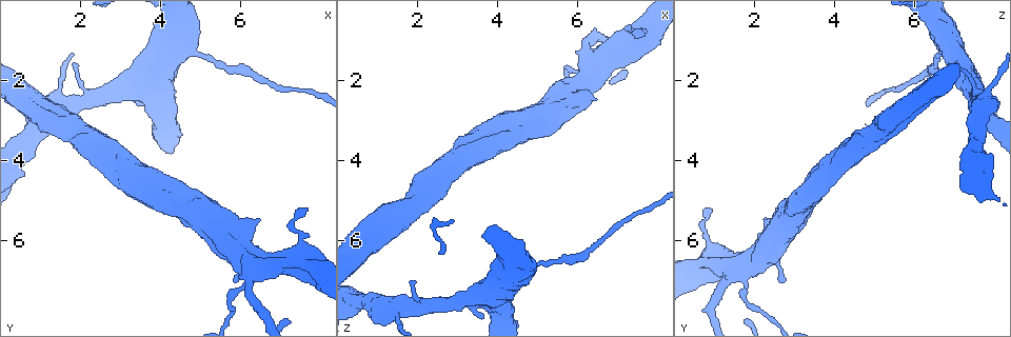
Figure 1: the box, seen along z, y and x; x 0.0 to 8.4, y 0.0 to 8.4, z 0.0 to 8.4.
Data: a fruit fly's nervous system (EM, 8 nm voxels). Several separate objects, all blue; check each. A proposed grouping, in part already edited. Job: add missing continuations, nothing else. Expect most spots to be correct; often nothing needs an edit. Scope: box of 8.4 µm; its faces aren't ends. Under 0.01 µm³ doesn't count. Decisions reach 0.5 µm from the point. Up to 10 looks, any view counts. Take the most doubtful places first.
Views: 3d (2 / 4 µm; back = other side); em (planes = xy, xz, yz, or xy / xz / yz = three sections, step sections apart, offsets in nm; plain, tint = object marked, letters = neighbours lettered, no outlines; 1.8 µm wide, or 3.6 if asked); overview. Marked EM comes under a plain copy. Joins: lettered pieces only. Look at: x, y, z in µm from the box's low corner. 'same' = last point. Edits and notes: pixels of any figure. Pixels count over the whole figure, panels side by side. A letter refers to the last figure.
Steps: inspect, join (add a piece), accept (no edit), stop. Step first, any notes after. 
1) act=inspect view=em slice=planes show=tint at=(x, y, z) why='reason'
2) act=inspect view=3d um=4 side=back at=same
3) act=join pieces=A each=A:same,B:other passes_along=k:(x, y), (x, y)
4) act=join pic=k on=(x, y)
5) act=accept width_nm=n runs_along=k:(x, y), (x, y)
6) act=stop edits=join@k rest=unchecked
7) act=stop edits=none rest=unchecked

act=inspect view=3d um=4 at=(5.85, 7.00, 2.70) why='branch stops here'

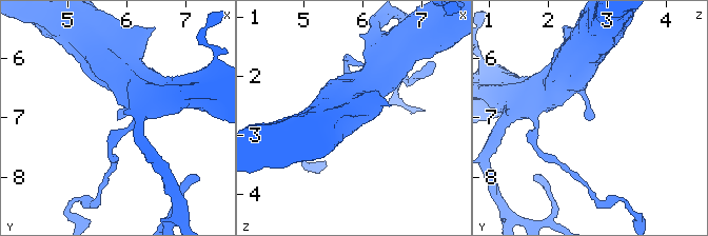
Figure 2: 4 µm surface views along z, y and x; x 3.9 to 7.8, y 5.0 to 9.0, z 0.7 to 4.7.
act=inspect view=em slice=yz step=4 show=letters at=(5.85, 7.00, 2.75)

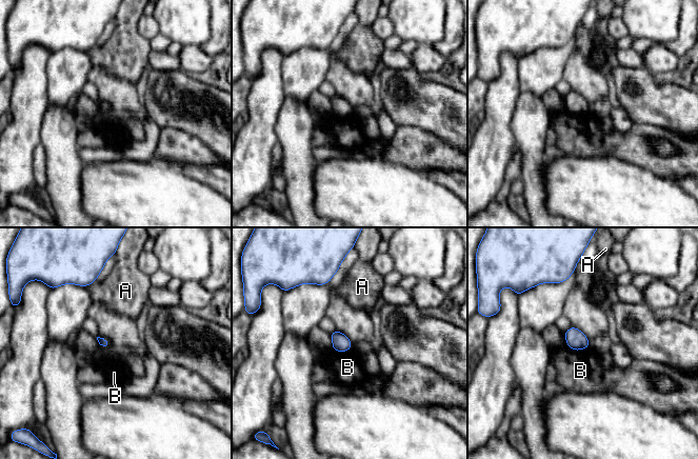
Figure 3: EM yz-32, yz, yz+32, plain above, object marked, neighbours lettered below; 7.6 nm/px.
act=accept longest_contact=B:180nm each=A:other,B:other border=3:(566, 344), (574, 350), (589, 346) found='none of them fits'

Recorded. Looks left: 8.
act=inspect view=3d um=4 at=(3.60, 2.60, 7.90) why='thick end'

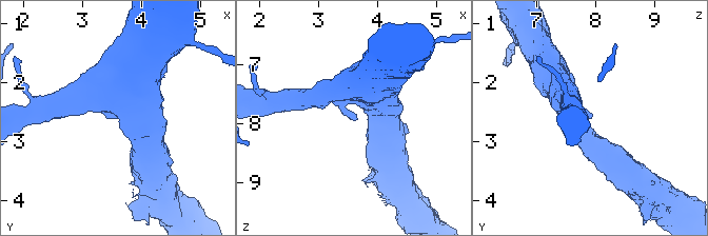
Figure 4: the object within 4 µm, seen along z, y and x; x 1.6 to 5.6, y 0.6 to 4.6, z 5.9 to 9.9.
act=inspect view=em slice=planes show=letters at=(3.60, 2.60, 7.95)

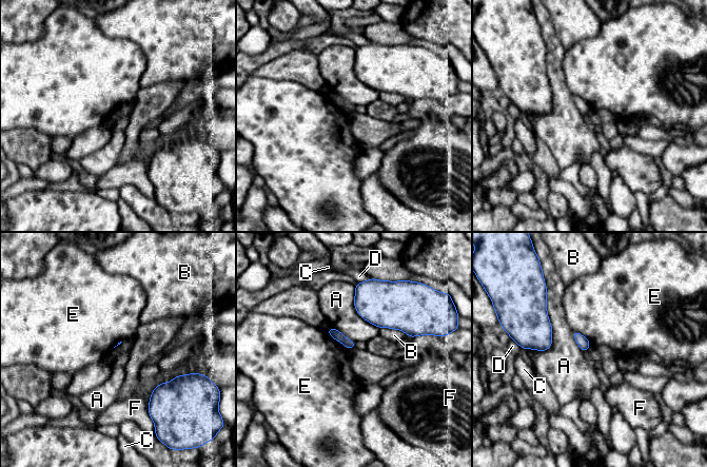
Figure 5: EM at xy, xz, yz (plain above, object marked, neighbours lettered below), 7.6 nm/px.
act=accept longest_contact=A:380nm each=A:other,B:other,C:other,D:other,E:other,F:other border=5:(572, 330), (578, 331), (591, 343) found='none of them fits'

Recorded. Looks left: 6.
act=inspect view=em slice=planes show=letters at=(4.55, 4.60, 3.60) why='an open end'

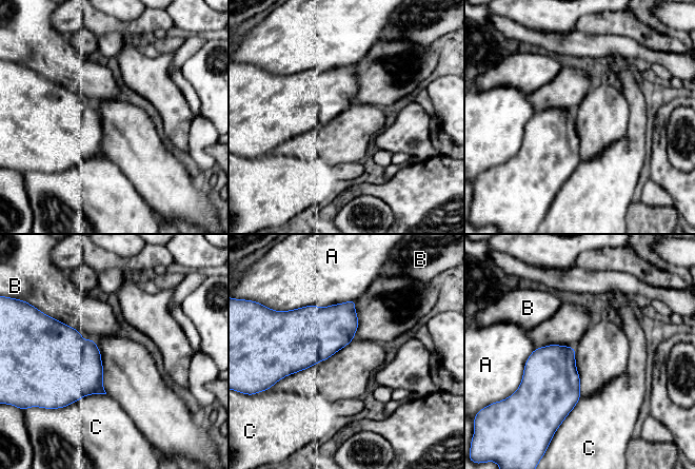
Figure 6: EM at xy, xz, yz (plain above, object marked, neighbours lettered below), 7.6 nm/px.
act=accept each=A:other,B:other,C:other border=6:(105, 393), (85, 394), (63, 408) found='no lettered piece goes on from it'

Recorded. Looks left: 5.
act=stop edits=none rest=unchecked

